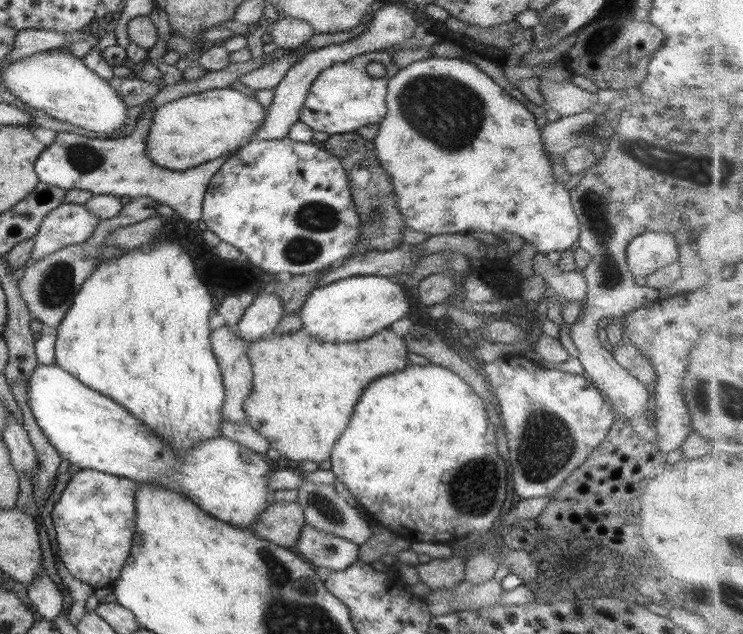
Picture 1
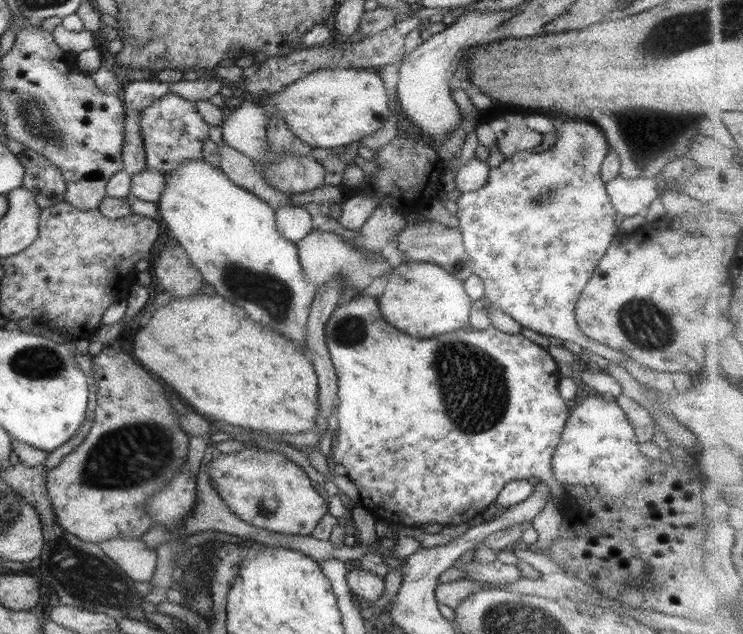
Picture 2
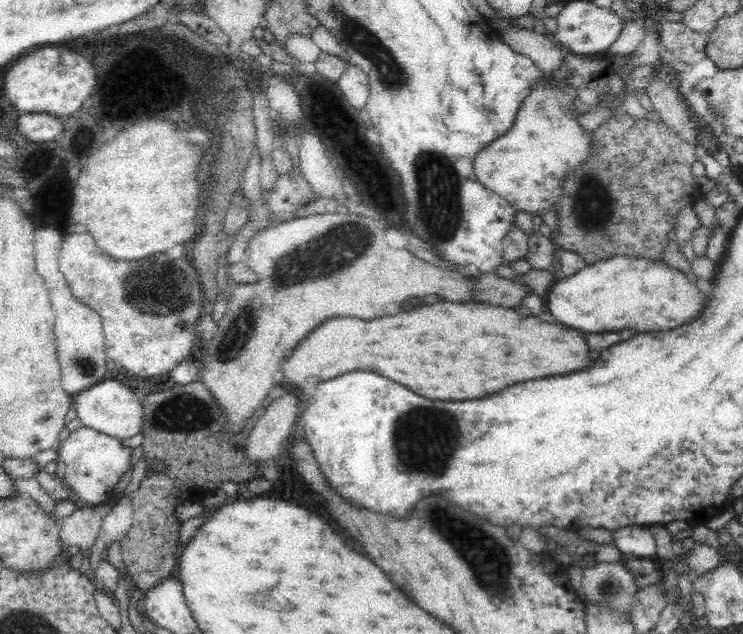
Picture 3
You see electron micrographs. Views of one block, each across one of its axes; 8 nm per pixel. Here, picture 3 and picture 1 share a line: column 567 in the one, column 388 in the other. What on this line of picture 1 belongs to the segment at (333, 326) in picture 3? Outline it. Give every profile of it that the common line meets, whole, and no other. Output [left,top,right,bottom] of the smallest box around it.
[243,328,410,464]

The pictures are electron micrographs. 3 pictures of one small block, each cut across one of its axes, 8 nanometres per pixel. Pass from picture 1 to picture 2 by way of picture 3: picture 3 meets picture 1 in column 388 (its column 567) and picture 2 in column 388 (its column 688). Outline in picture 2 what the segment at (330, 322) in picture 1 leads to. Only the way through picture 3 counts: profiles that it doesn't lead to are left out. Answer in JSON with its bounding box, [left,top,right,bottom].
[379,262,476,338]

